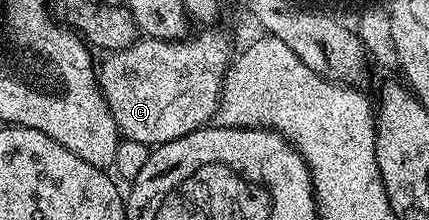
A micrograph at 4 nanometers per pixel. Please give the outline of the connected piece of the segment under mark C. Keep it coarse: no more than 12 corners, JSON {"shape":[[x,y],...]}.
{"shape":[[220,30],[141,37],[98,66],[127,141],[217,117],[234,57]]}

